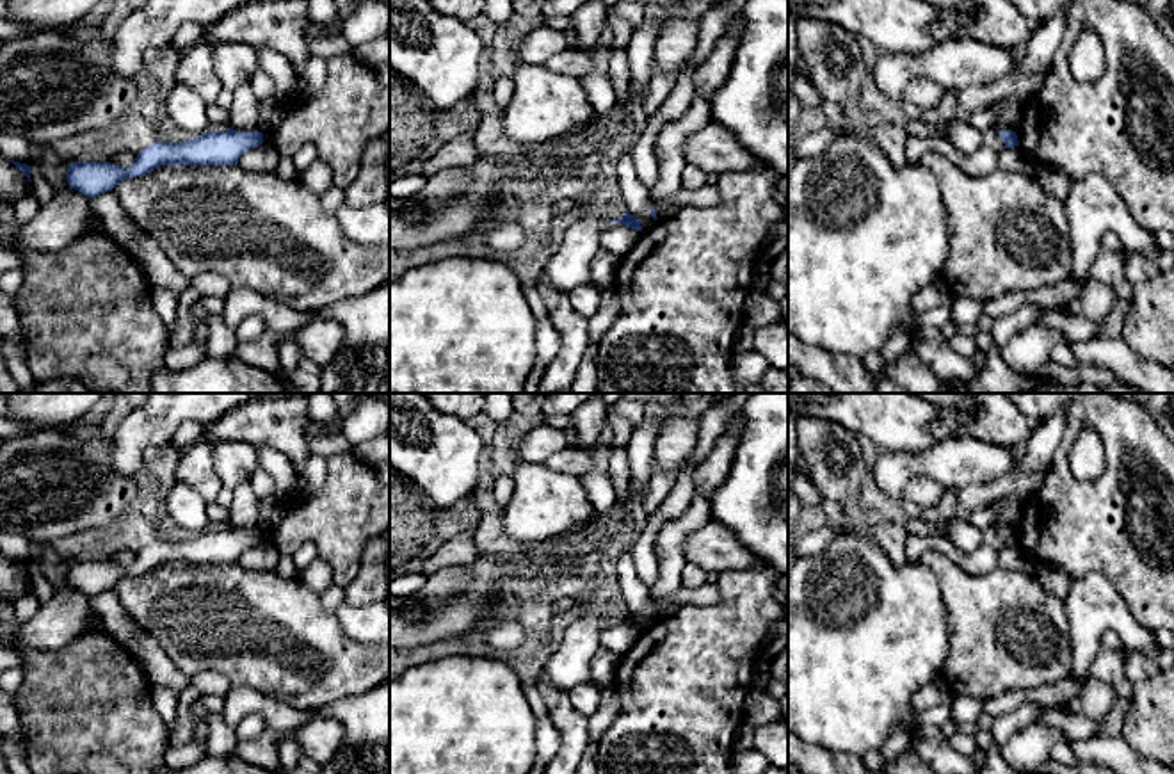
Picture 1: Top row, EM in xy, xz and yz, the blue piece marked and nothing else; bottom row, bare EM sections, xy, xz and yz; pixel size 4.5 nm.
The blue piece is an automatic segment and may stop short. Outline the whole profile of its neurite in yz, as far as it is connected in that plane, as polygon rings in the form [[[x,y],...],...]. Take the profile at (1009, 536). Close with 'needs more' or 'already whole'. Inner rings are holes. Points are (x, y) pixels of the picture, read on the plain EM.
[[[991,528],[982,532],[982,543],[991,544],[998,552],[1005,546],[1019,544],[1017,534],[1012,528]]]; needs more

